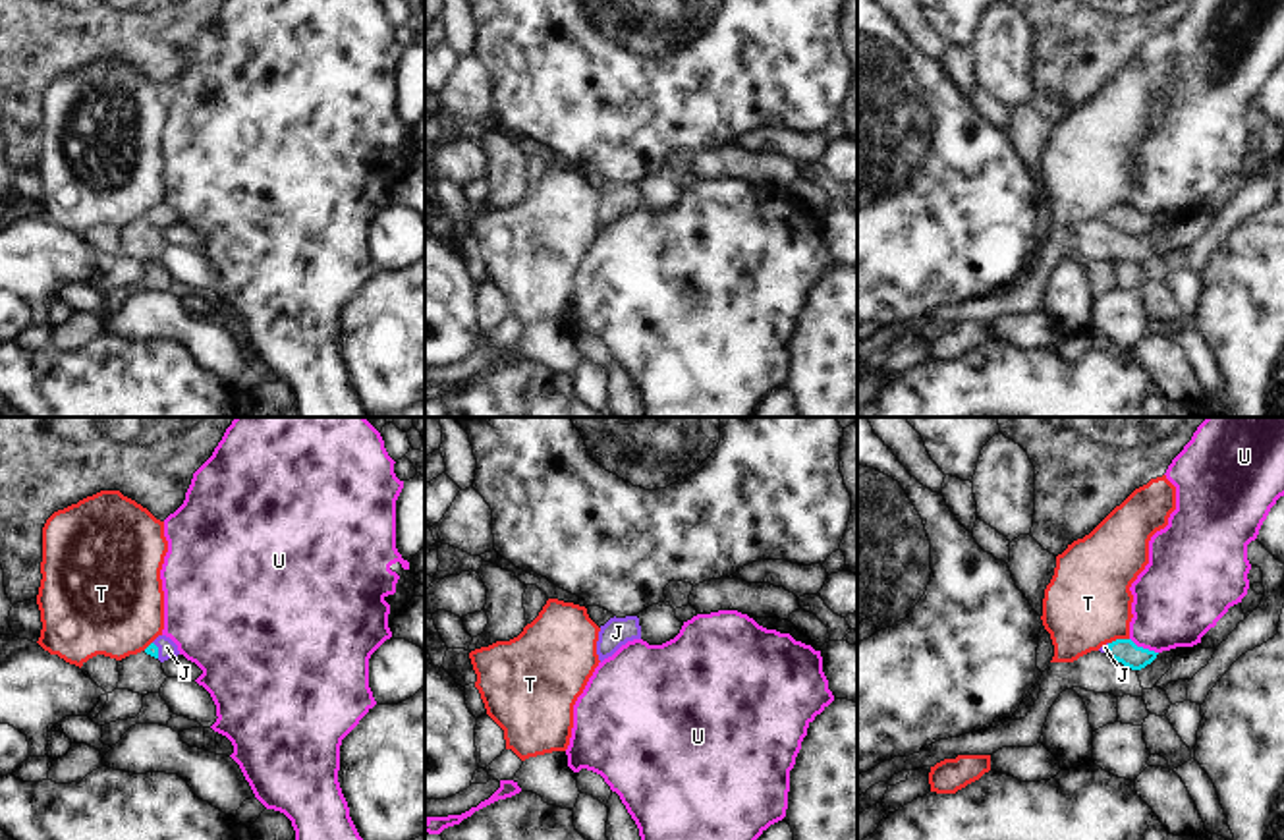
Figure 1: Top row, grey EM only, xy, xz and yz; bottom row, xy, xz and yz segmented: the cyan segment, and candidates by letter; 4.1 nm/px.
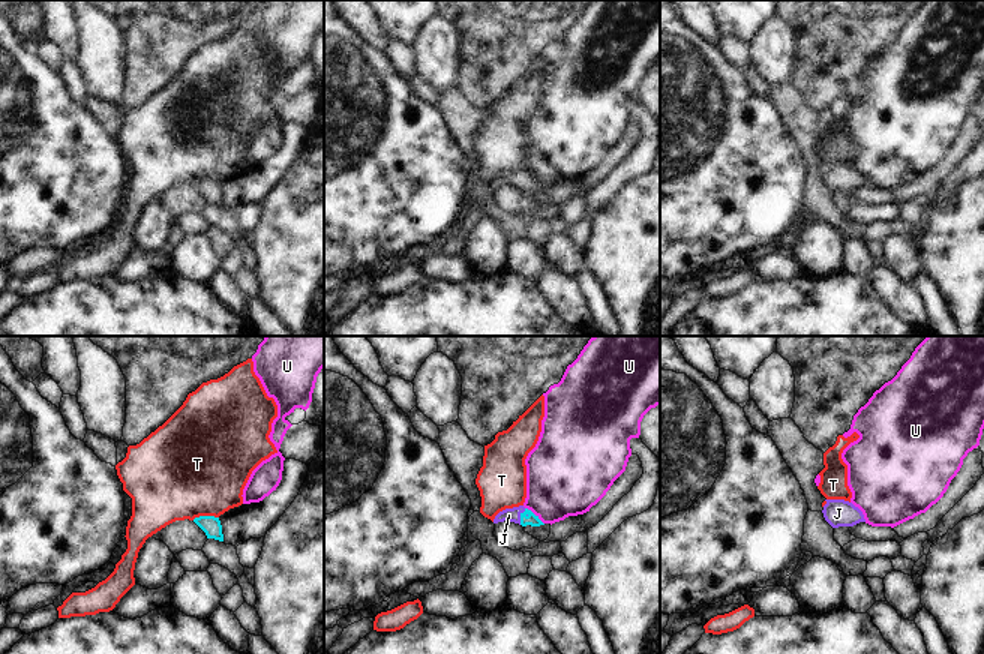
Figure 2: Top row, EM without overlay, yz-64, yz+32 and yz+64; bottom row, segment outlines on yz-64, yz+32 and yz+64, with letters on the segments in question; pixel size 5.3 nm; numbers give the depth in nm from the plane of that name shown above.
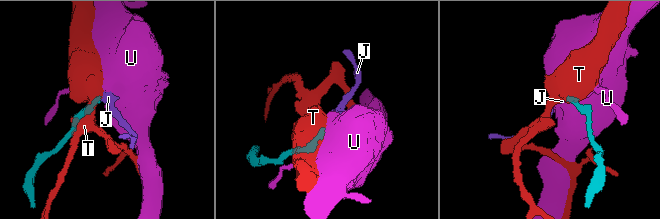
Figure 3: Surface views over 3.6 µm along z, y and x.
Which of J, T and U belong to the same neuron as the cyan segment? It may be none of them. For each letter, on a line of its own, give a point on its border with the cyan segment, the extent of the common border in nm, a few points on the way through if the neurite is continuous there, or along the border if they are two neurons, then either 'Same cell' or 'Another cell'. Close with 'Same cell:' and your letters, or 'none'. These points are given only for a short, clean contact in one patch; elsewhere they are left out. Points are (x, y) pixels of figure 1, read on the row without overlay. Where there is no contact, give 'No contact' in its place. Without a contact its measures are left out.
J: Touches cyan at xy (157, 217). Shared border 80 nm. Path across: xy (151, 217), (157, 217), (167, 215). Same cell
T: Touches cyan at yz (1118, 207). Shared border 90 nm. Boundary: yz (1128, 205), (1116, 205), (1109, 211). Another cell
U: Touches cyan at yz (1142, 215). Shared border 140 nm. Boundary: yz (1130, 205), (1157, 221). Another cell
Same cell: J.

